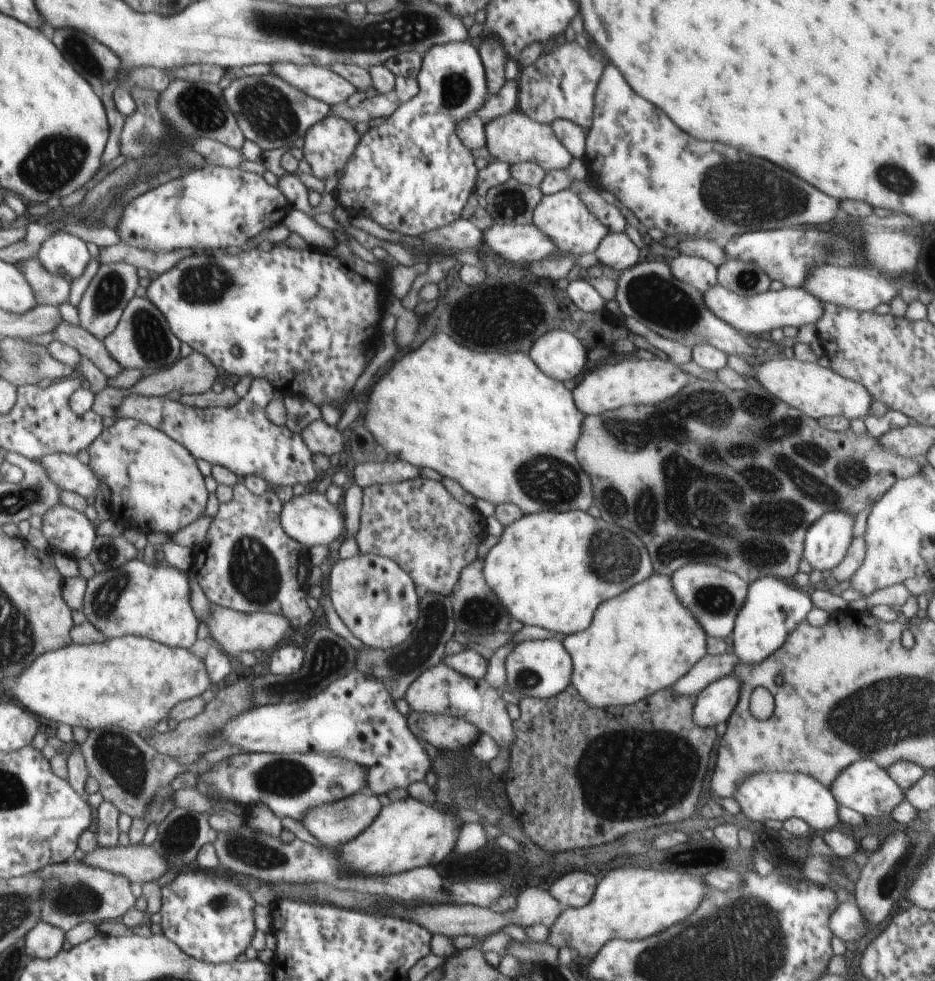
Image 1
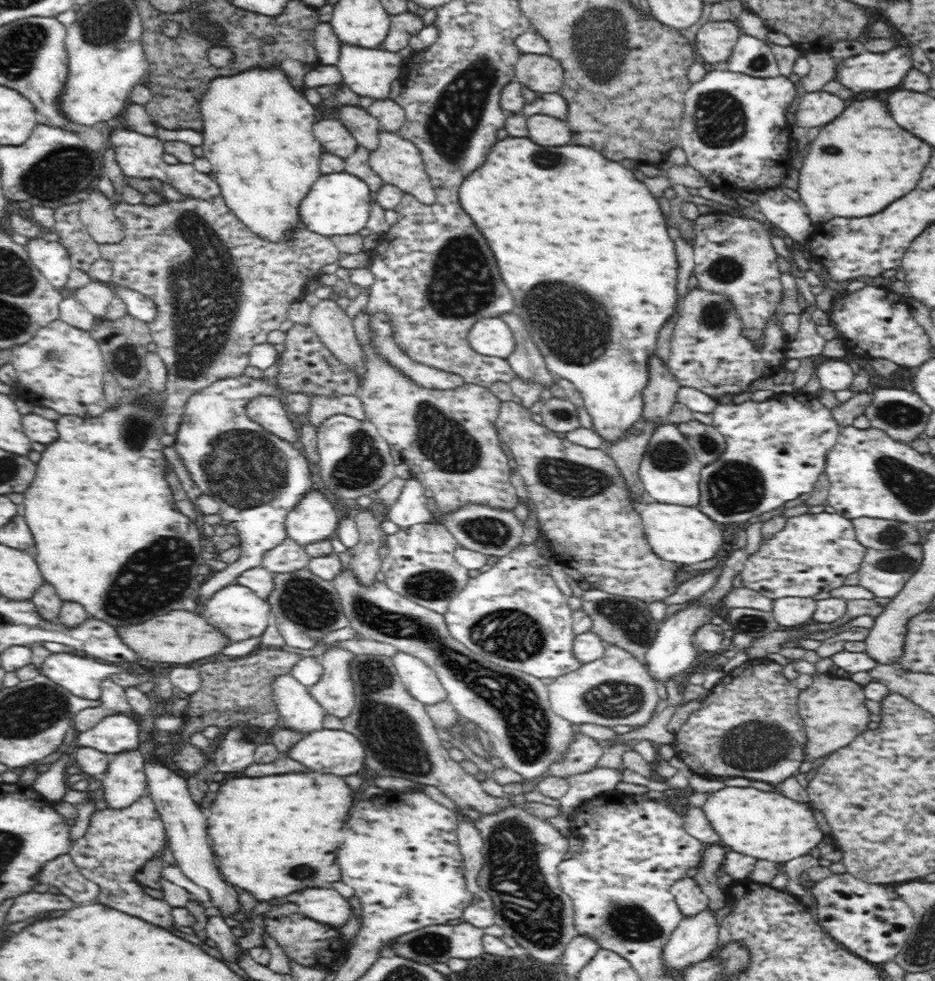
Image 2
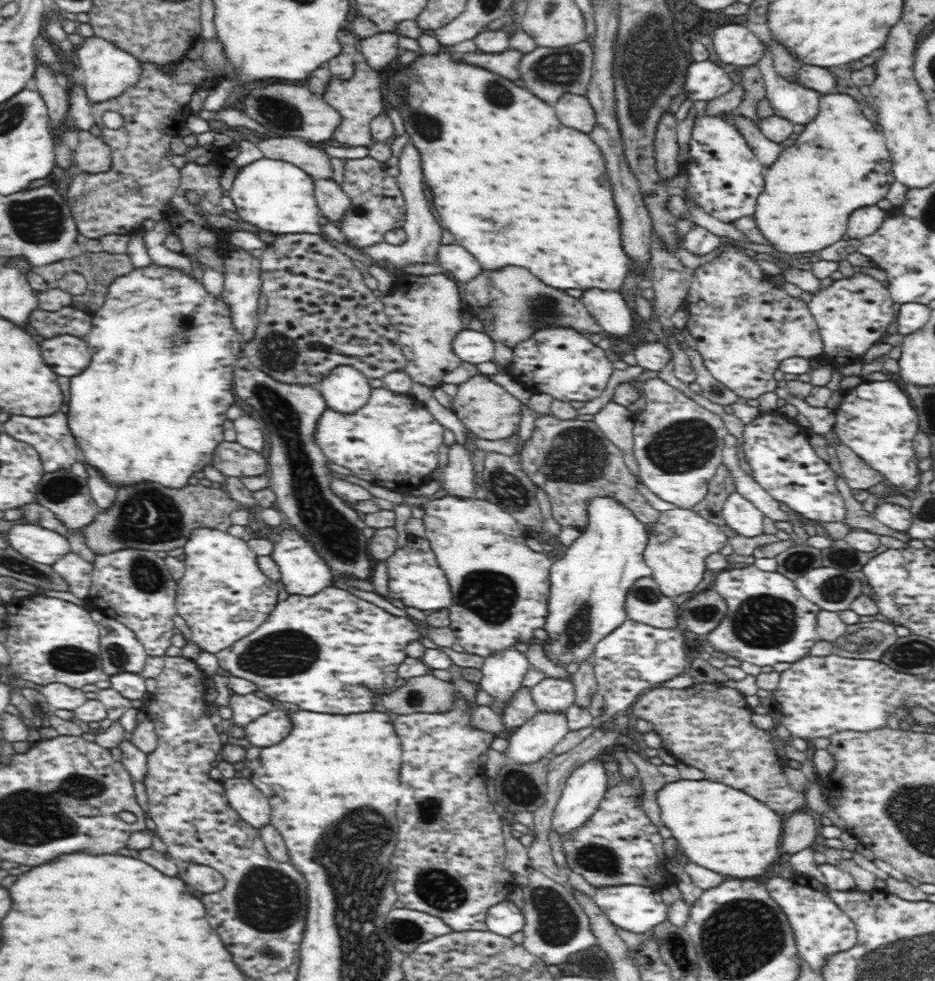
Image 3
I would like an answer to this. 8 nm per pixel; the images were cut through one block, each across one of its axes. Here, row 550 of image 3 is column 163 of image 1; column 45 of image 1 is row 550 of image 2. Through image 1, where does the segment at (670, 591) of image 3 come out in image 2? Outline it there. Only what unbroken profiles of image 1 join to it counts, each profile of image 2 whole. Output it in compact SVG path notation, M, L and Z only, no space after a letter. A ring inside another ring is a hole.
M650 500L638 508L645 536L658 557L681 566L704 562L717 556L724 545L720 524L711 520L698 506L682 506Z

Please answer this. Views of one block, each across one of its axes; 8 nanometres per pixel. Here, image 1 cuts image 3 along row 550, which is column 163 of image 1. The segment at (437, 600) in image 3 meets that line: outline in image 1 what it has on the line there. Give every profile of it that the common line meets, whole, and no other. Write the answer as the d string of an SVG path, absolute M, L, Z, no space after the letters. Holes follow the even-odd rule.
M254 379L243 400L240 399L238 404L228 408L198 408L194 407L194 404L173 401L165 396L149 397L141 395L140 393L134 393L133 395L126 395L121 400L121 403L117 404L115 417L117 420L134 419L150 425L152 428L166 433L169 437L173 437L174 440L178 441L178 444L185 445L198 460L202 458L202 460L210 462L211 465L226 467L241 479L250 475L256 475L262 477L271 488L286 485L293 487L295 484L298 484L298 482L306 486L321 472L318 470L315 462L312 461L312 454L309 448L306 448L301 434L290 432L284 425L278 426L277 424L272 424L266 418L266 405L272 399L273 389L269 380Z

